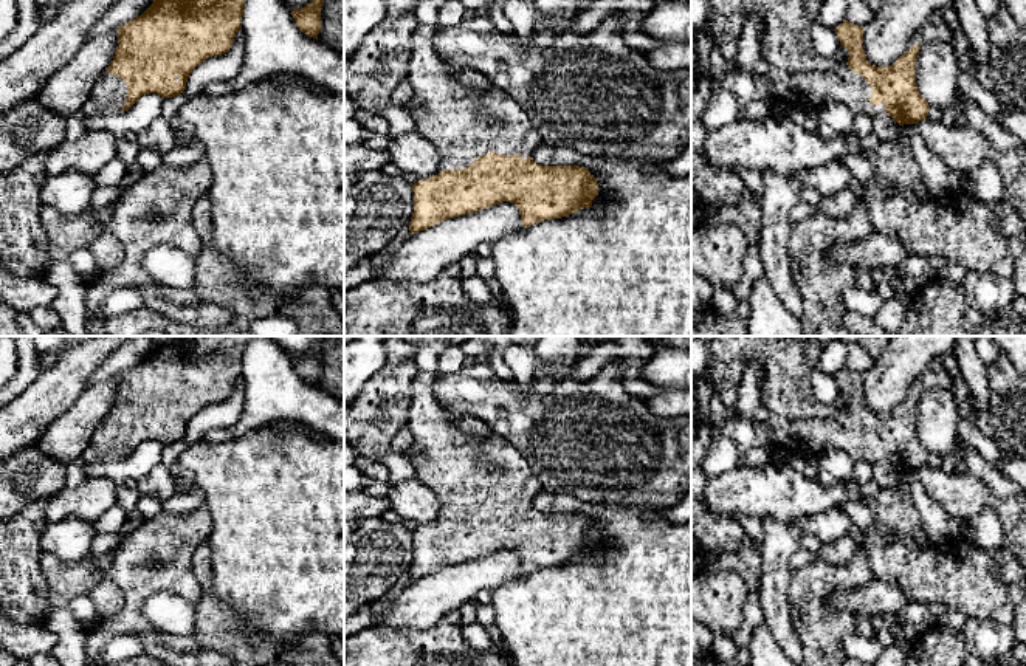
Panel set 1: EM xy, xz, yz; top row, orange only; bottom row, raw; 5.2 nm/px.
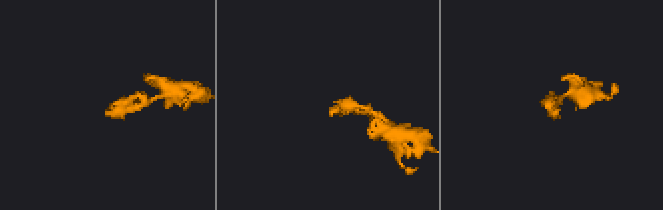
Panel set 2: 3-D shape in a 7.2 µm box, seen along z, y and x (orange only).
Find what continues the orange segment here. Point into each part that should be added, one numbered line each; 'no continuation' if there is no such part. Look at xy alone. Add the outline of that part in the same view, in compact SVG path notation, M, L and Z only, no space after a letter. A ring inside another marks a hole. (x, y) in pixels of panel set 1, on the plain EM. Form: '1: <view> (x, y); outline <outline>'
1: xy (109, 440); outline M104 420L93 432L81 460L84 463L119 460L126 445L126 429L112 420Z

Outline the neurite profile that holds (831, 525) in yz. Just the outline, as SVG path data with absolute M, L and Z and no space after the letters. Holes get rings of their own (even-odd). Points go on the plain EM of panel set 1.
M837 510L820 511L814 516L801 516L794 520L800 531L814 534L825 545L832 545L845 537L852 525L851 517Z

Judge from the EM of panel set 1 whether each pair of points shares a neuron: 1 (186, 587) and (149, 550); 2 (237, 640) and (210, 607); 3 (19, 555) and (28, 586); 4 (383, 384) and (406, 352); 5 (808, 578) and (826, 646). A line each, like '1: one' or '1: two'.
1: one
2: one
3: one
4: two
5: one

